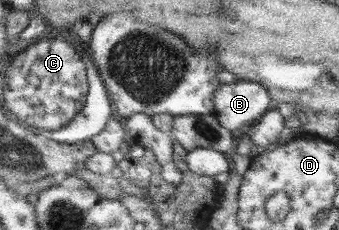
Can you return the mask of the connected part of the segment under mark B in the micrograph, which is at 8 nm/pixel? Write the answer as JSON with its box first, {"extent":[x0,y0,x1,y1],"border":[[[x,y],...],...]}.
{"extent":[214,80,275,134],"border":[[[250,80],[220,85],[214,102],[216,118],[235,134],[256,123],[275,105],[267,86]]]}

